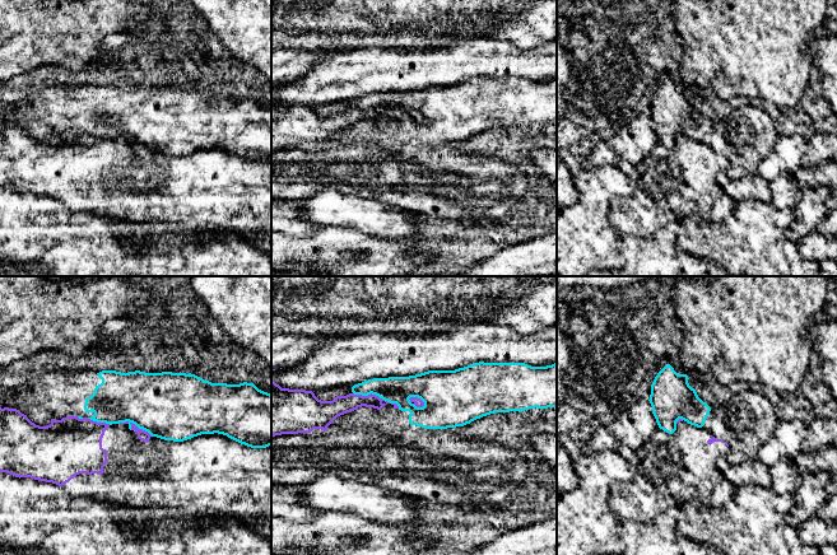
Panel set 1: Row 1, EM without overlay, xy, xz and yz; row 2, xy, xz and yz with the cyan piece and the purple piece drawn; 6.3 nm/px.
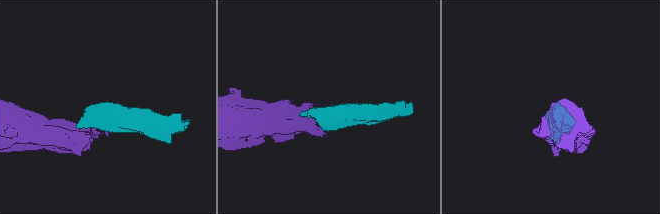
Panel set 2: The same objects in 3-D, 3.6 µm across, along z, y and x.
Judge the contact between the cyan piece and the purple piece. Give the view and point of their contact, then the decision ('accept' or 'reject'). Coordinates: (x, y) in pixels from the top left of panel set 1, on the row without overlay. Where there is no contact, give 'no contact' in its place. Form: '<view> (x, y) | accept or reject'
xz (376, 110) | reject

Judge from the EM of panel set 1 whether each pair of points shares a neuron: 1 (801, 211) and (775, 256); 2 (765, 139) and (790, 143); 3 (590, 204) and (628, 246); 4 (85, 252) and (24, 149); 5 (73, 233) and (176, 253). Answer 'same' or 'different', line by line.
1: different
2: different
3: different
4: different
5: same

